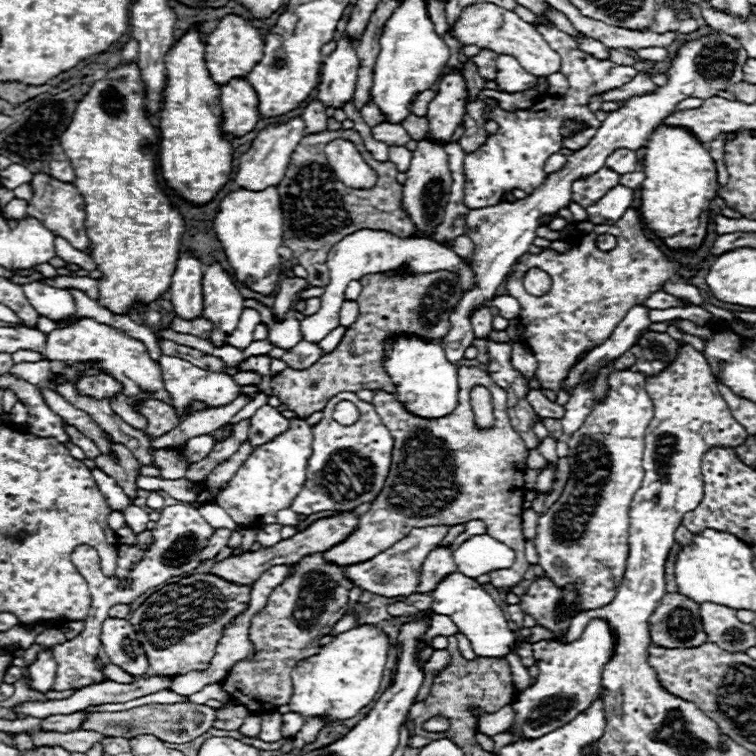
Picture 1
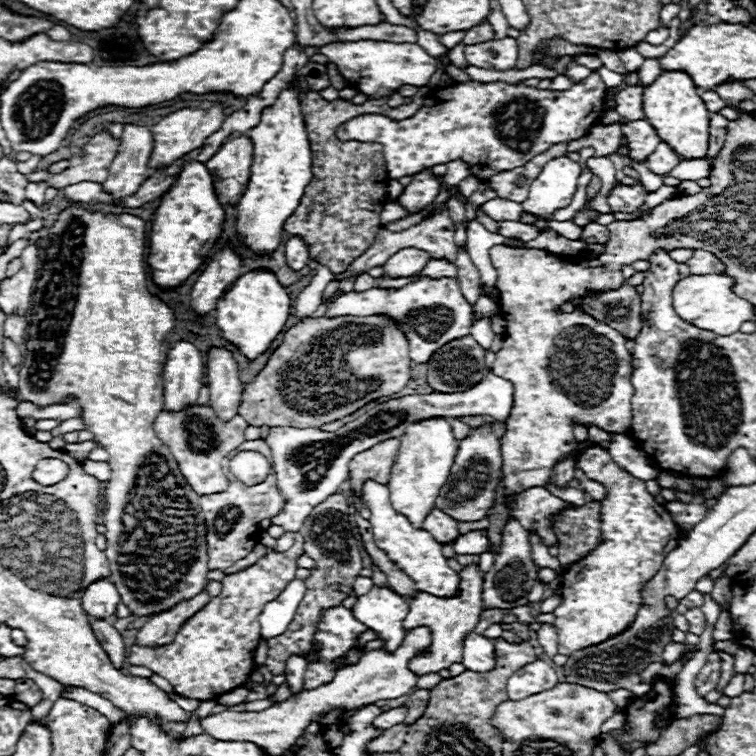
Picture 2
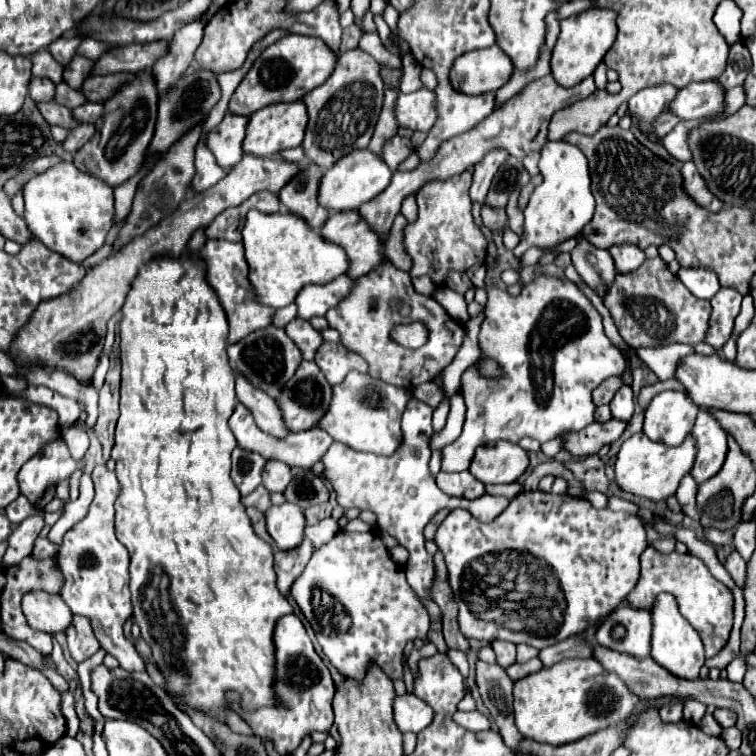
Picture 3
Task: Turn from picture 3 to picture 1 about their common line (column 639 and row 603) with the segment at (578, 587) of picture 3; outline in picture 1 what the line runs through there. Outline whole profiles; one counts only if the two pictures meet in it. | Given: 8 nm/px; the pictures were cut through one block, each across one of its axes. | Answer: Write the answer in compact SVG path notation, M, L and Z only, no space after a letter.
M546 574L540 578L534 578L534 582L530 584L528 592L520 598L518 606L522 608L524 614L534 616L538 626L544 626L546 630L556 634L556 640L566 644L564 636L566 630L572 622L572 616L564 616L558 618L556 616L556 606L564 604L564 606L576 606L576 588L572 584L558 588Z

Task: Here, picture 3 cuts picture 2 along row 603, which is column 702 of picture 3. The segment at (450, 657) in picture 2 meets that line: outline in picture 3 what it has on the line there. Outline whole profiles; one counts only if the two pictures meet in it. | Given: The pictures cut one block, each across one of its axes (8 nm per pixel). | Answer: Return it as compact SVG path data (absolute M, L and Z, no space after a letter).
M708 410L698 412L698 420L694 424L692 434L698 444L698 456L692 468L692 478L700 484L716 476L722 468L724 458L728 454L728 436Z

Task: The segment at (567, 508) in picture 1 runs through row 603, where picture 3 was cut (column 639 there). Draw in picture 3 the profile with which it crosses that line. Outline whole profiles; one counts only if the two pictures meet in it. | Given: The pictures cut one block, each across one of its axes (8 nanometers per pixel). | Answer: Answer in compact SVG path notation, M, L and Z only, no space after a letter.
M648 546L640 558L640 564L642 564L640 580L632 590L632 594L628 594L626 604L634 606L636 610L650 612L658 594L662 592L672 594L678 602L680 614L698 630L706 648L706 658L716 656L728 642L728 634L732 630L732 594L728 586L716 580L706 568L706 564L692 554L678 554L678 552L660 554Z

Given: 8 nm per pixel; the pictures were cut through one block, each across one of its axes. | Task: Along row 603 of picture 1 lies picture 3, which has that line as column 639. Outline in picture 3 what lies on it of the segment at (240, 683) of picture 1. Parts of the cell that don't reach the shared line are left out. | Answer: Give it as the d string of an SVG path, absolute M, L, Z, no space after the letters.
M662 258L646 260L636 272L616 276L616 282L604 298L604 306L610 310L612 320L624 338L624 342L638 350L646 346L670 346L670 344L700 344L708 334L712 306L708 300L692 296L692 292L672 274Z

